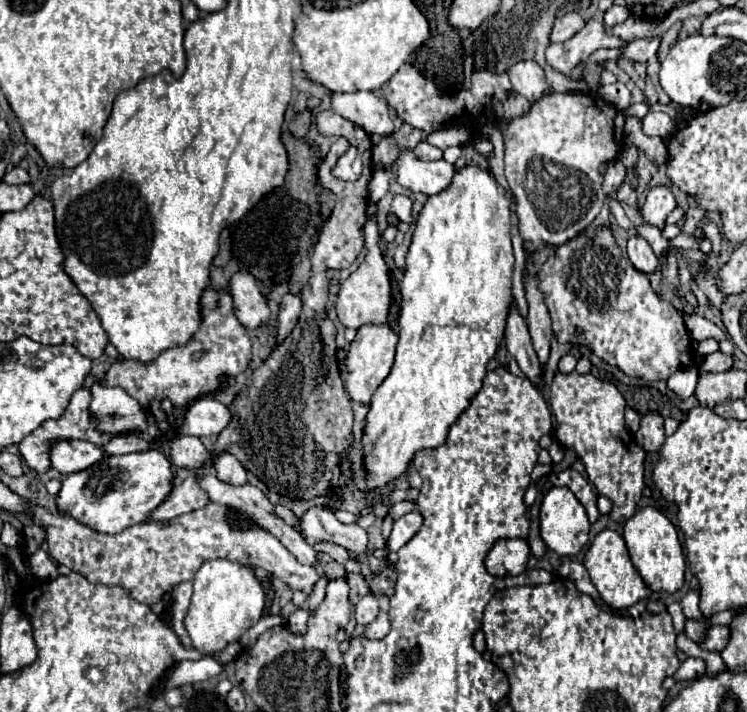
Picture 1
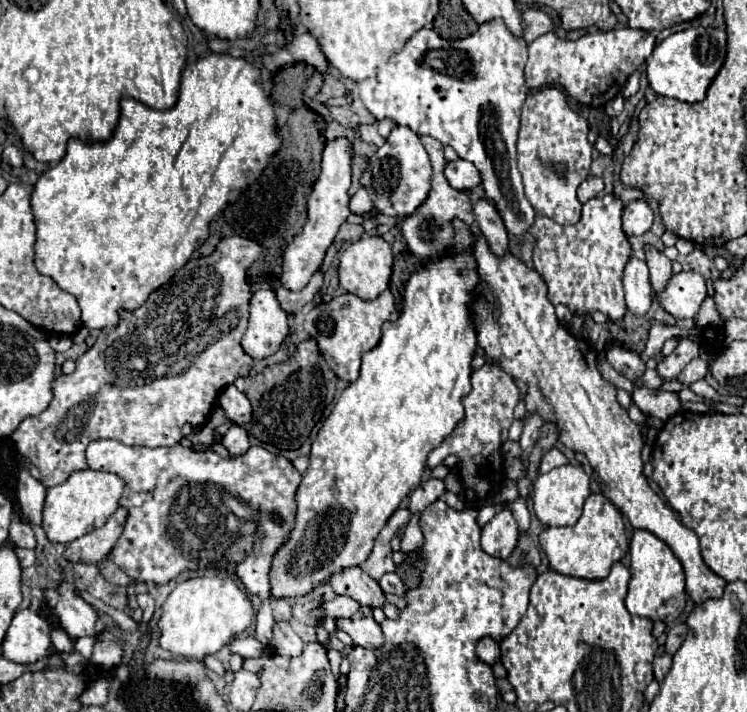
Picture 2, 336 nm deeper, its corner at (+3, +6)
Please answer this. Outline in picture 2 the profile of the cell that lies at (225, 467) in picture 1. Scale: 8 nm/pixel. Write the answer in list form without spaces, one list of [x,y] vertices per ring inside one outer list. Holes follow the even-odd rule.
[[[232,424],[228,428],[228,432],[224,434],[222,438],[222,446],[232,454],[232,456],[240,456],[244,454],[248,448],[250,448],[250,440],[248,440],[248,430],[238,426],[238,424]]]

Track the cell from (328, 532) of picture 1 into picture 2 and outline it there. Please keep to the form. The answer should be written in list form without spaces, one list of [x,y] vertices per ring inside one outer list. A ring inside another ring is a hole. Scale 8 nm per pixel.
[[[94,440],[86,448],[86,460],[92,470],[114,472],[126,482],[126,490],[118,504],[128,510],[128,516],[124,532],[110,550],[108,560],[136,584],[146,586],[162,586],[184,570],[224,568],[228,572],[234,572],[242,580],[246,592],[262,600],[256,616],[256,638],[266,646],[272,640],[274,626],[272,610],[268,606],[268,572],[276,548],[280,548],[280,544],[284,544],[284,540],[288,540],[292,532],[292,524],[296,518],[294,494],[302,480],[302,474],[292,466],[292,462],[284,456],[268,452],[262,446],[250,446],[250,450],[240,456],[220,458],[214,450],[194,450],[184,448],[182,444],[146,448],[126,446],[118,440]]]

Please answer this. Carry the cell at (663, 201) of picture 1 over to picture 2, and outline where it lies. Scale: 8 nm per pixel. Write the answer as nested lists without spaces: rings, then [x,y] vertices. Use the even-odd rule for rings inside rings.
[[[634,200],[624,206],[622,230],[628,236],[642,236],[644,232],[650,230],[652,218],[654,218],[654,214],[652,214],[650,206],[646,204],[646,200]]]

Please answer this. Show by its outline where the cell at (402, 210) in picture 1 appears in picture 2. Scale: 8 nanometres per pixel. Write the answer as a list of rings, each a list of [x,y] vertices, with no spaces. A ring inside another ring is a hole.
[[[360,188],[356,194],[350,196],[350,204],[348,204],[352,214],[366,214],[372,210],[372,200],[368,200],[368,192],[364,192],[364,188]]]

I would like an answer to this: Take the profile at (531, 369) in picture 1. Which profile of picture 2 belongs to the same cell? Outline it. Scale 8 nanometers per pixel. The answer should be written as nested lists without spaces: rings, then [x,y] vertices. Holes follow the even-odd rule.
[[[480,198],[474,204],[474,214],[476,214],[478,226],[484,234],[484,238],[488,240],[492,252],[502,256],[508,250],[508,234],[506,234],[506,226],[504,226],[498,210],[494,208],[494,204],[490,200]]]

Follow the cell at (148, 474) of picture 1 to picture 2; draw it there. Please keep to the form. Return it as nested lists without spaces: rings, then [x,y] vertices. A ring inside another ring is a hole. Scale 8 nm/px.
[[[82,470],[74,472],[64,484],[48,488],[44,504],[42,528],[52,544],[70,544],[72,540],[104,526],[104,520],[118,508],[118,500],[124,490],[124,480],[112,472]]]

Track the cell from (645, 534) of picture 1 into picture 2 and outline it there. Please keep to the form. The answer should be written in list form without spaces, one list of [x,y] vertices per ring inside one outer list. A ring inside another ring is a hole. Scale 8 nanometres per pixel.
[[[634,530],[630,540],[630,582],[626,594],[626,608],[632,616],[662,620],[672,624],[686,606],[684,592],[684,570],[674,552],[648,530]]]

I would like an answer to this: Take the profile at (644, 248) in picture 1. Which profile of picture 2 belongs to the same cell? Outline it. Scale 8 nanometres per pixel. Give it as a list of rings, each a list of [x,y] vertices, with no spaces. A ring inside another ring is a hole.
[[[630,258],[624,268],[624,294],[626,306],[634,316],[644,316],[652,304],[652,284],[644,260]]]

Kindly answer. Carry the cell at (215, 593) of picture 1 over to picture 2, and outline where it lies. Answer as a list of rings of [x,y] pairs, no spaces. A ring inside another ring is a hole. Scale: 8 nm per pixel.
[[[216,568],[187,570],[167,585],[148,586],[147,591],[155,597],[155,612],[149,626],[152,632],[160,628],[160,646],[176,656],[200,660],[206,654],[216,654],[254,620],[250,598],[238,586],[234,574]]]

